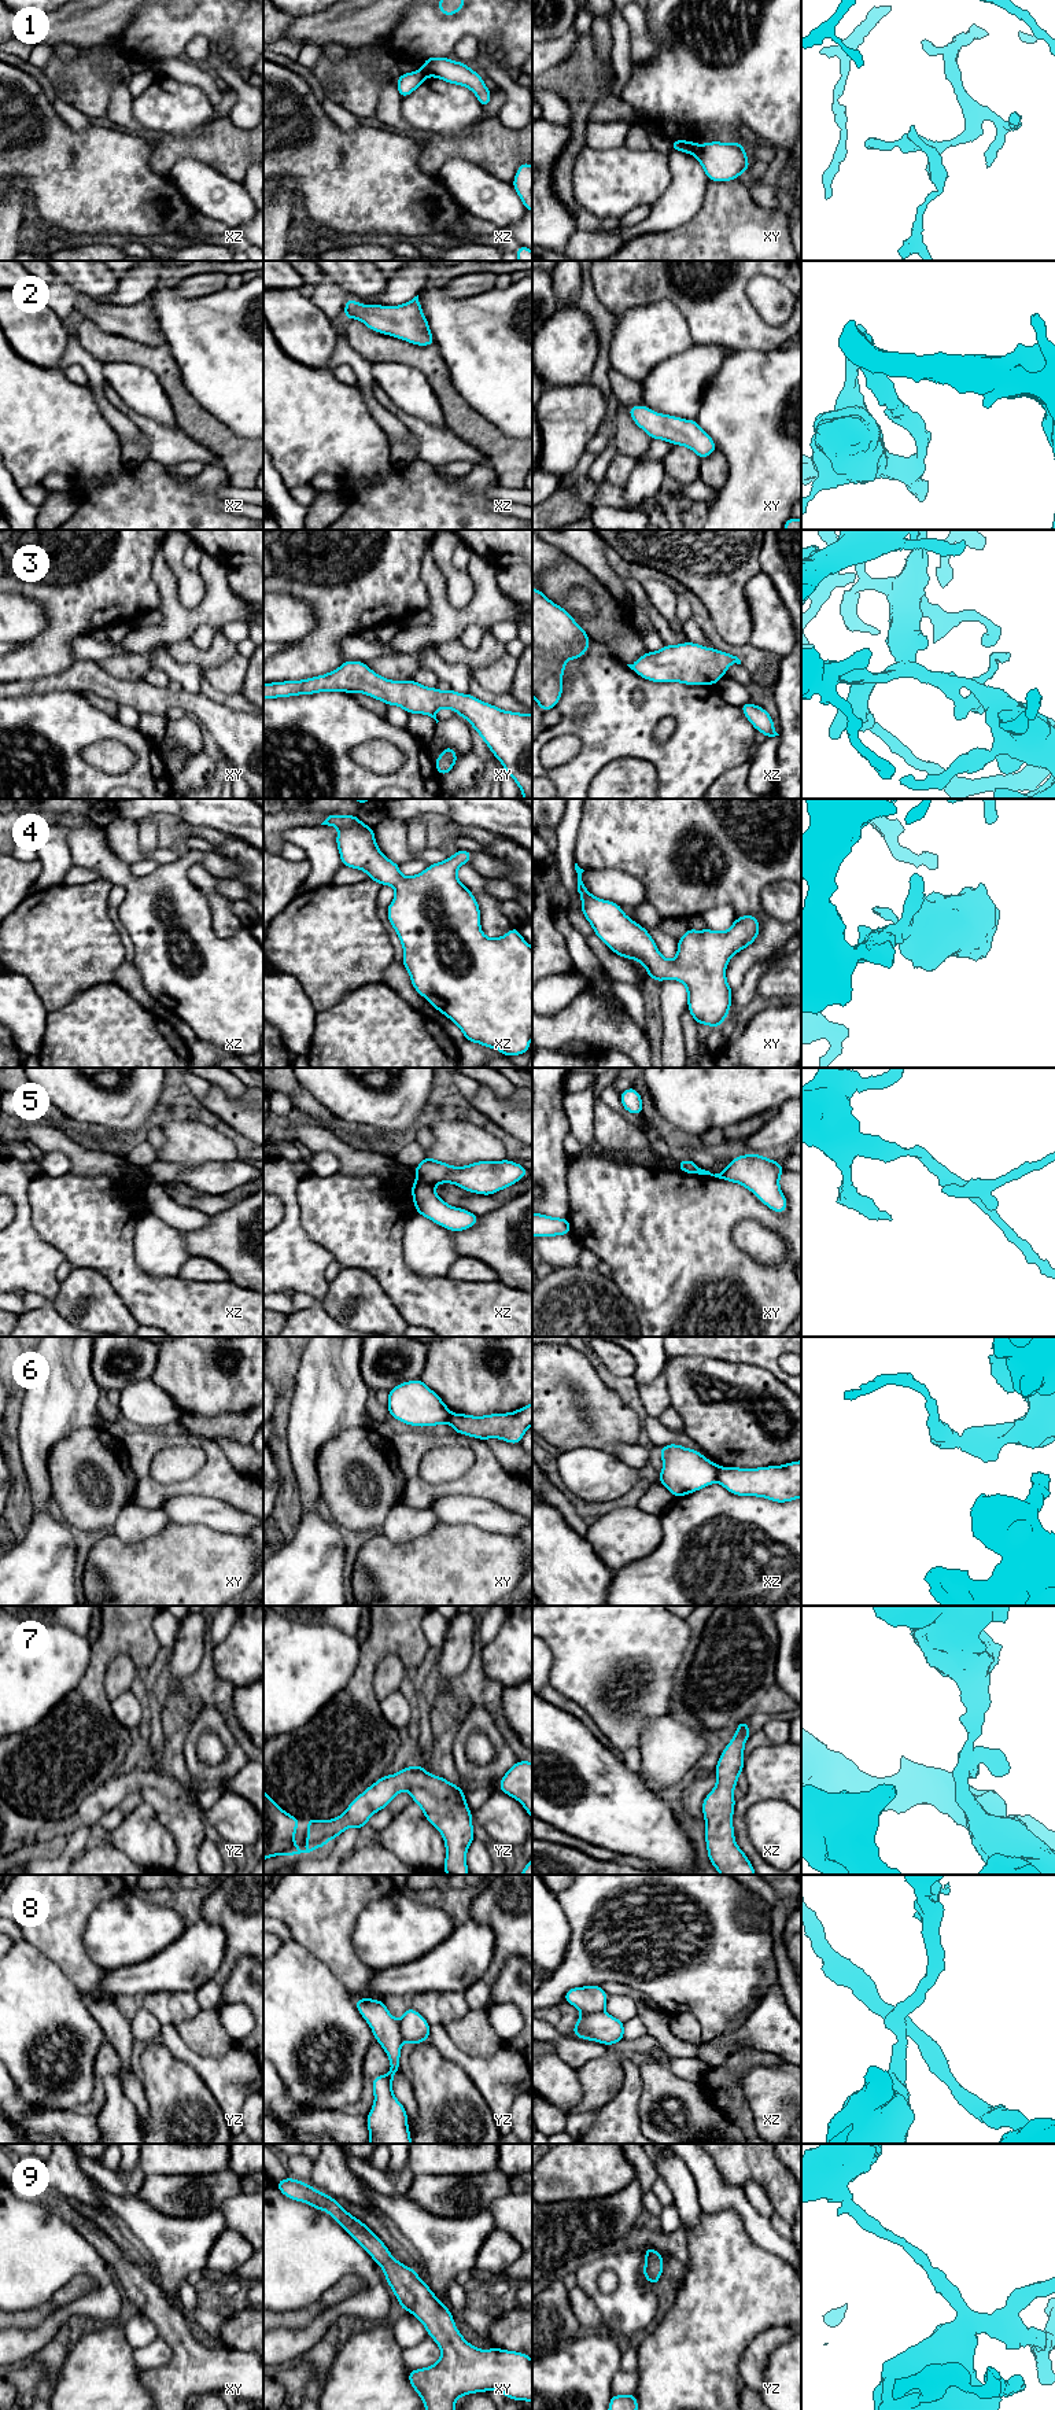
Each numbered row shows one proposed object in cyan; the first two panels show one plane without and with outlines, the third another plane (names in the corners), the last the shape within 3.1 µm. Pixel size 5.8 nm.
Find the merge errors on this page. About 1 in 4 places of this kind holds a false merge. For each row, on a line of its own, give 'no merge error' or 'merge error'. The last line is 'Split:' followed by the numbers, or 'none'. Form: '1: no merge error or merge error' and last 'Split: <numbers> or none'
1: merge error
2: no merge error
3: no merge error
4: no merge error
5: merge error
6: merge error
7: no merge error
8: merge error
9: no merge error
Split: 1, 5, 6, 8

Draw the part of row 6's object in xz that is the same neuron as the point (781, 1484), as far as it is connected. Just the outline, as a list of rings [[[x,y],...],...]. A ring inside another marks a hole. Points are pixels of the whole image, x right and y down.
[[[801,1460],[757,1469],[719,1466],[718,1482],[737,1496],[792,1501],[801,1497]]]

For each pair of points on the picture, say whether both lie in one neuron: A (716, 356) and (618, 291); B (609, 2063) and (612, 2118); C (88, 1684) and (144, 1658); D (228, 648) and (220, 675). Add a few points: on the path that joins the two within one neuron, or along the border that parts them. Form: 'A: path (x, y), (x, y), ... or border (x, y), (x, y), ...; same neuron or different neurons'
A: border (694, 345), (716, 345), (730, 352); different neurons
B: border (616, 2092), (600, 2108); different neurons
C: path (98, 1668), (114, 1648), (128, 1648); same neuron
D: border (238, 652), (225, 662), (202, 670); different neurons

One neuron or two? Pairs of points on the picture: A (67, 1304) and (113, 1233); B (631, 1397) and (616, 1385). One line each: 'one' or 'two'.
A: two
B: one

